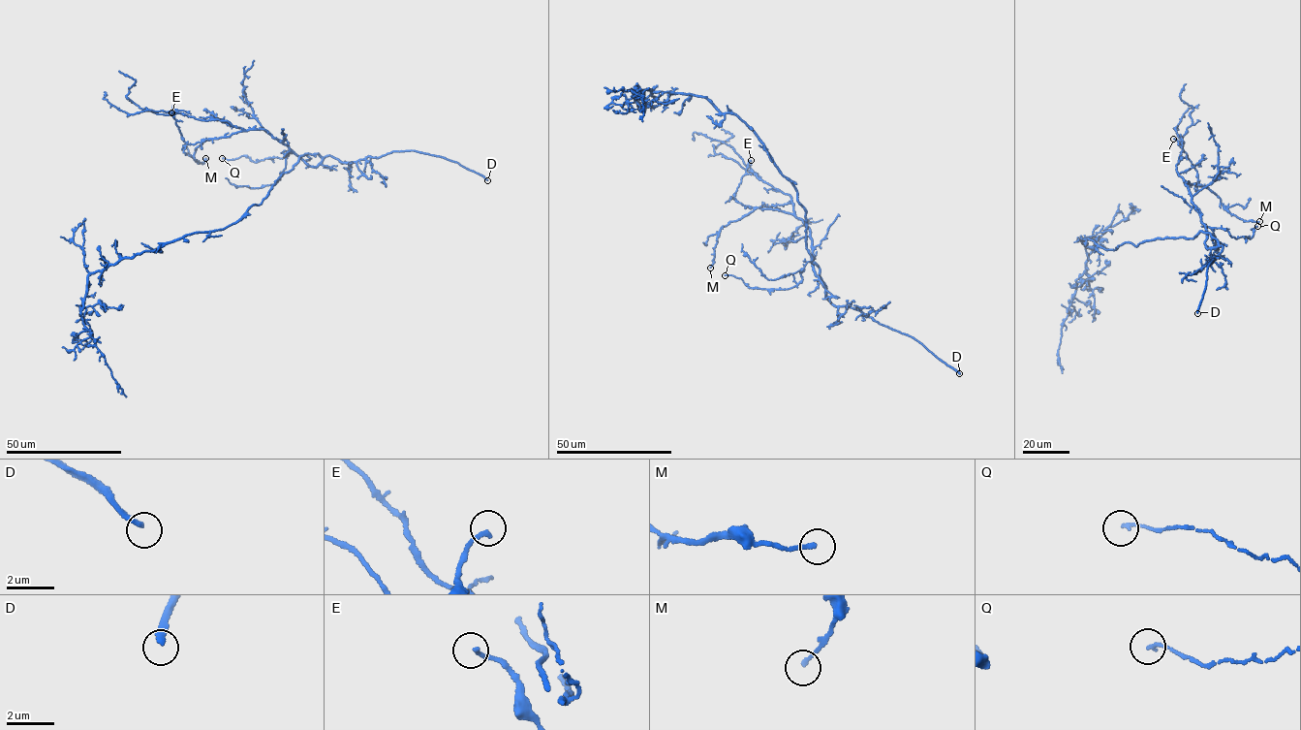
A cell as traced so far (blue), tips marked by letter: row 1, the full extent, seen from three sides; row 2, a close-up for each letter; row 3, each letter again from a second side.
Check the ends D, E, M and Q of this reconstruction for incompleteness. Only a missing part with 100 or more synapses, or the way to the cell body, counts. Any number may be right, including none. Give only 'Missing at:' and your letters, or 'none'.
Missing at: D

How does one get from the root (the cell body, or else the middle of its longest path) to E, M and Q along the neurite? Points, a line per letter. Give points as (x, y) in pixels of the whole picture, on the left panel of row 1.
E: (273, 184), (303, 154), (317, 153), (322, 158), (311, 167), (263, 129), (243, 130), (188, 144), (171, 112)
M: (273, 184), (303, 154), (322, 158), (311, 167), (260, 129), (206, 140), (194, 155), (200, 163), (205, 158)
Q: (273, 184), (303, 154), (322, 158), (314, 167), (286, 153), (291, 149), (257, 162), (222, 158)

